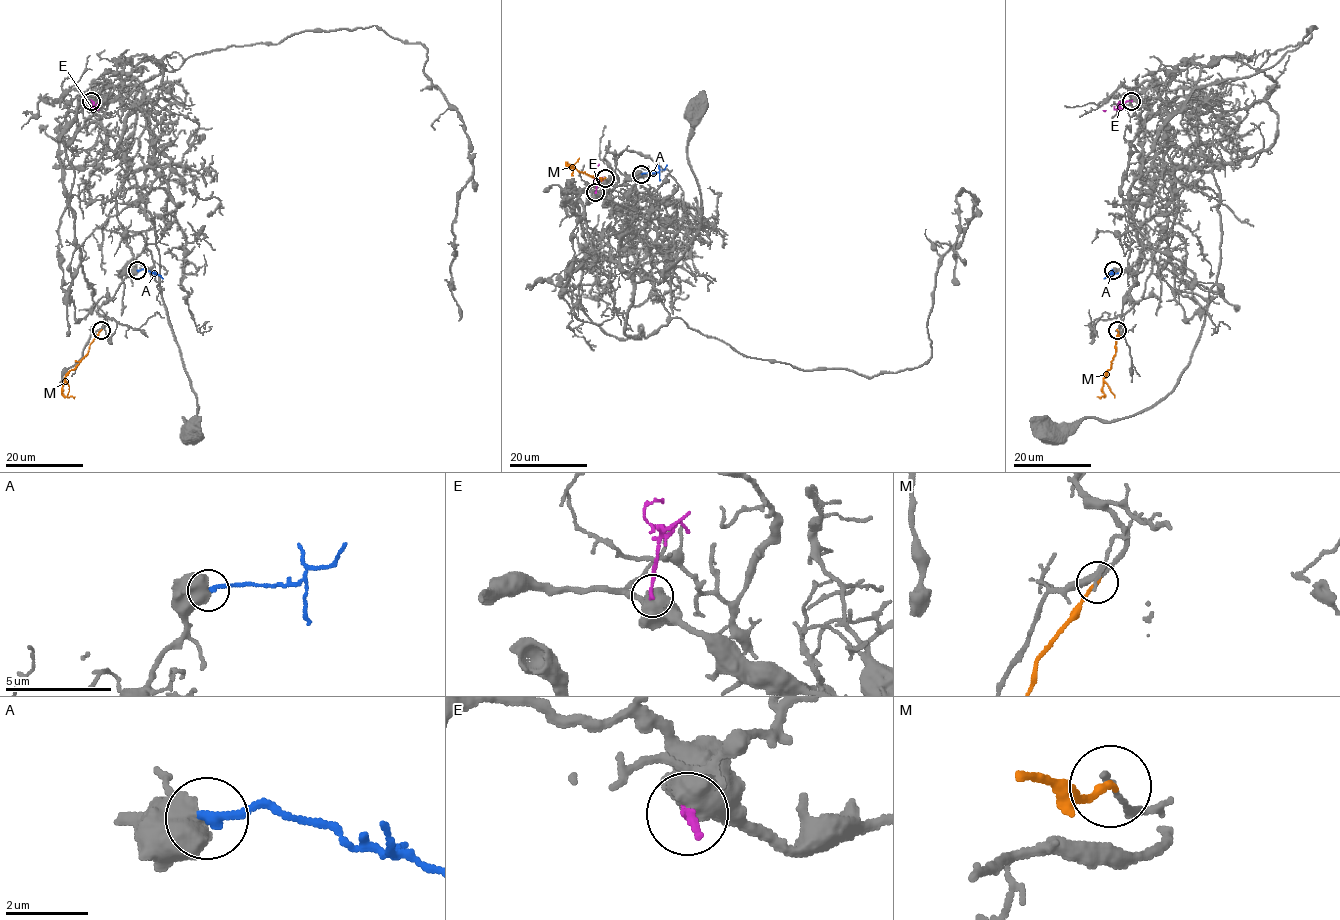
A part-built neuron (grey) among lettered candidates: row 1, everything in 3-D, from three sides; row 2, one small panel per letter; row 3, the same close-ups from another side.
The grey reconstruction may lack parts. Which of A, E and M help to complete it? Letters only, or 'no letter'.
A

